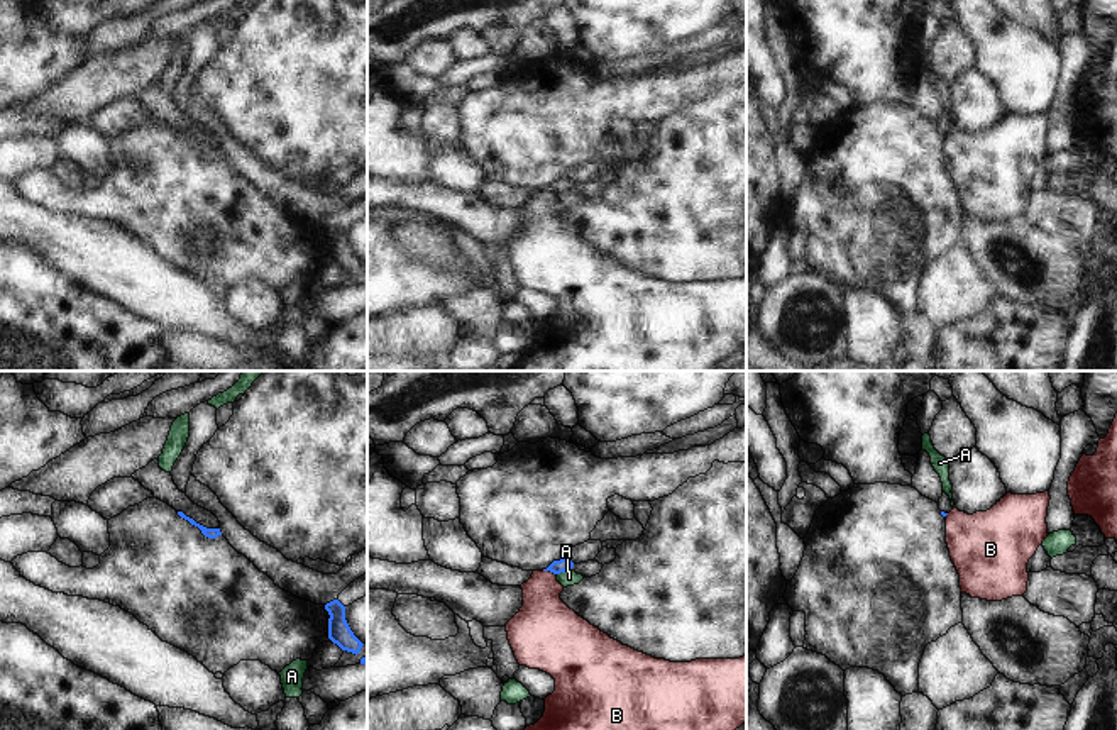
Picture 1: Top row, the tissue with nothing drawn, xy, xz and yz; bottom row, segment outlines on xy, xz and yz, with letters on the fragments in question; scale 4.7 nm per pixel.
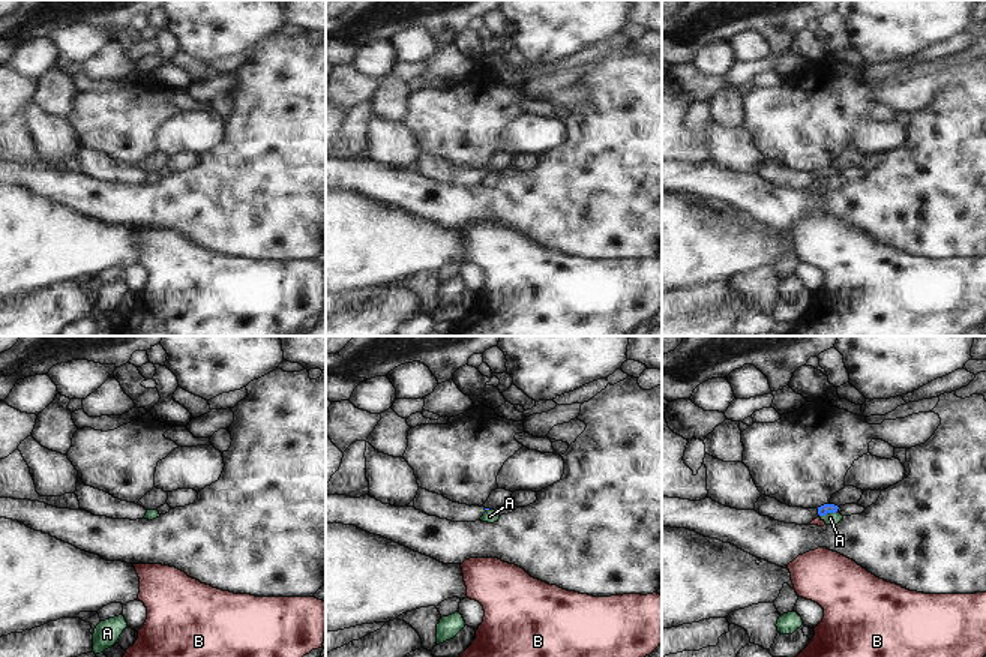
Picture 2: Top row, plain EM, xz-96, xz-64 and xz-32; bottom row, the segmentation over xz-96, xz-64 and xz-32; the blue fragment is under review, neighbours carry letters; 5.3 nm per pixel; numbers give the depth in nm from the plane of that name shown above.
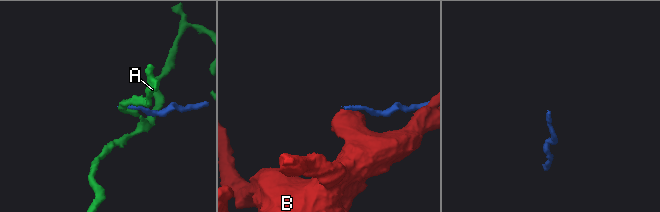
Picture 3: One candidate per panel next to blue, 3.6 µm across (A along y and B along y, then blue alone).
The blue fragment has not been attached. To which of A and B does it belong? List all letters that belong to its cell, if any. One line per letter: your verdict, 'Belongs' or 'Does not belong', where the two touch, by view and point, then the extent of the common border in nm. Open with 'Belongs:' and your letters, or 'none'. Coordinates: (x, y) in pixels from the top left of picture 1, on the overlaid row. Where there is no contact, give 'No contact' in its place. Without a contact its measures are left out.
Belongs: none
A: Does not belong. Touches blue at xz (564, 571). Shared border 80 nm
B: Does not belong. Touches blue at xz (550, 571). Shared border 70 nm

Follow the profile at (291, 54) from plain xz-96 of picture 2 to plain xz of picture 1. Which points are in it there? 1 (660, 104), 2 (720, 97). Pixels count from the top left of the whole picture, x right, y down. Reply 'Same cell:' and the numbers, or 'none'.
Same cell: 2

